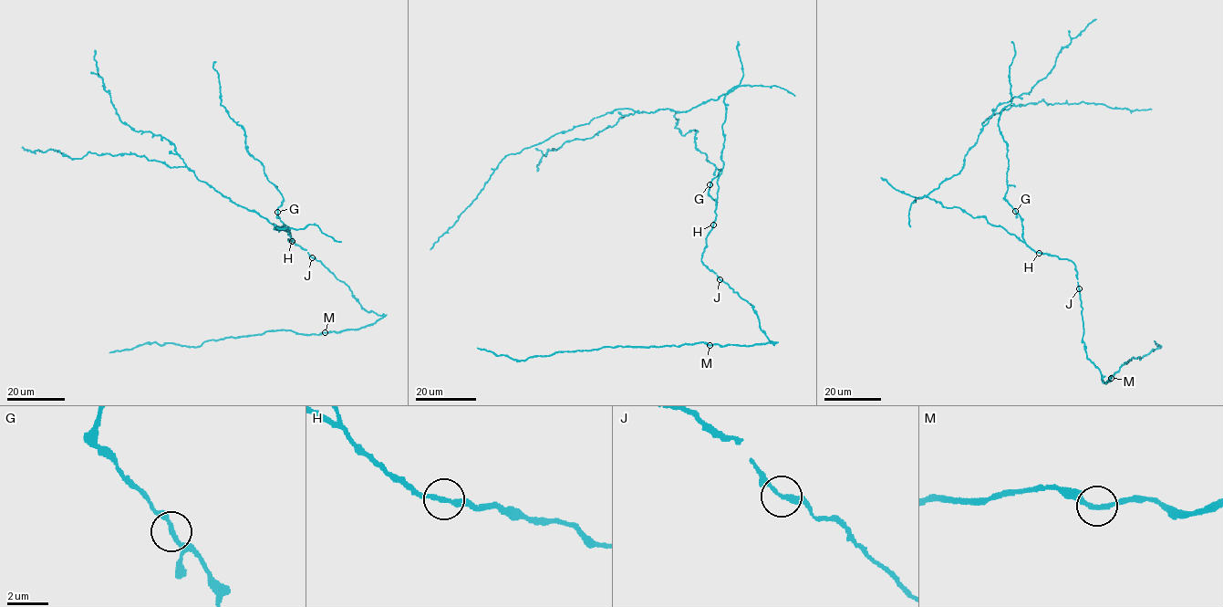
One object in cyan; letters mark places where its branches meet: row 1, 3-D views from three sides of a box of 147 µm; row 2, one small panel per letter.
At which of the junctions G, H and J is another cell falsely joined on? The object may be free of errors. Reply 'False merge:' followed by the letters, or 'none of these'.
False merge: none of these

